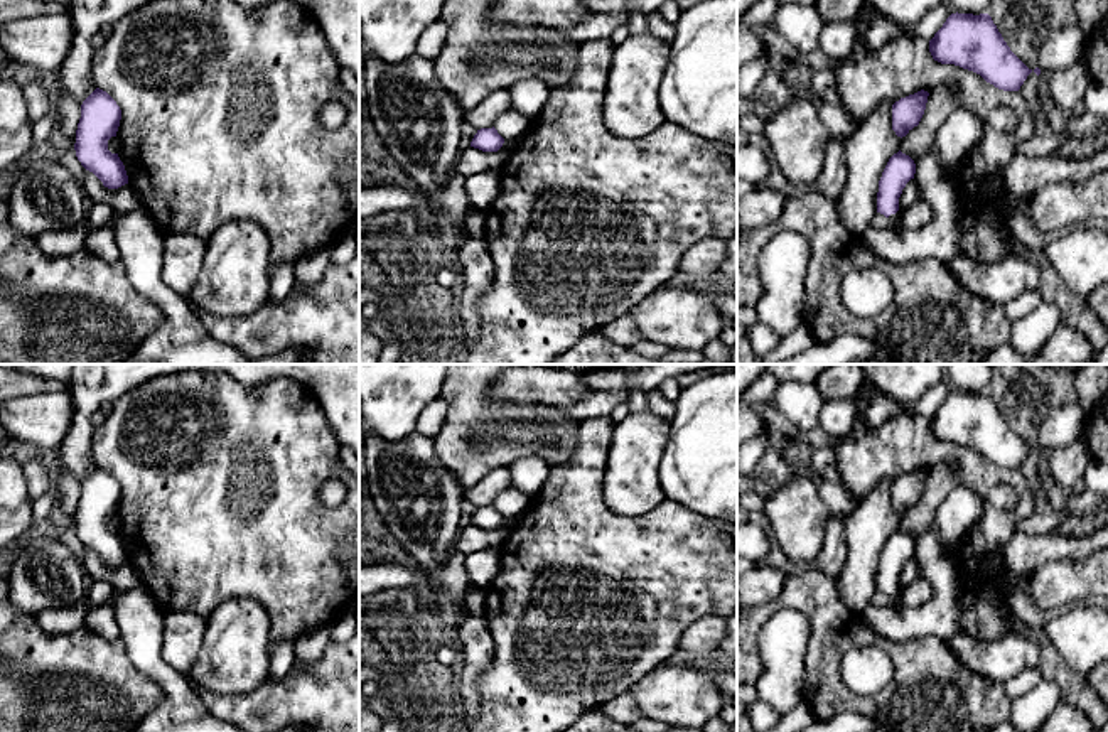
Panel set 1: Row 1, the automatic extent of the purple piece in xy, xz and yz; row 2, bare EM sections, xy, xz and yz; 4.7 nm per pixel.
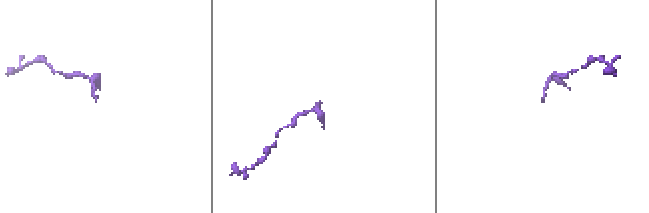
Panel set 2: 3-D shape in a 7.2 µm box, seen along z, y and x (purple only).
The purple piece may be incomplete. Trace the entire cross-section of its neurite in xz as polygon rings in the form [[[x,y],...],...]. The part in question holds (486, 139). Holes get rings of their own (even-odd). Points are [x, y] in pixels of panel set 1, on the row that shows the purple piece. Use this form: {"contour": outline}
{"contour": [[[481,128],[474,135],[471,147],[479,148],[482,152],[498,152],[504,143],[504,138],[492,128]]]}

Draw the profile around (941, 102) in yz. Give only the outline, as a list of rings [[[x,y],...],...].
[[[939,86],[933,89],[928,96],[926,110],[919,125],[902,137],[901,152],[909,155],[912,160],[929,153],[938,128],[953,111],[960,108],[961,103],[953,88]]]

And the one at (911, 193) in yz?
[[[911,179],[906,187],[902,189],[902,194],[899,197],[899,207],[909,207],[912,206],[914,202],[917,202],[921,199],[921,187],[919,184]]]

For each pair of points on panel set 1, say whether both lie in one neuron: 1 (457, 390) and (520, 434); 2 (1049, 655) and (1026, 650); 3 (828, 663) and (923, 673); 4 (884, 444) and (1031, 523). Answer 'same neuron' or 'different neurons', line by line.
1: different neurons
2: different neurons
3: same neuron
4: different neurons

